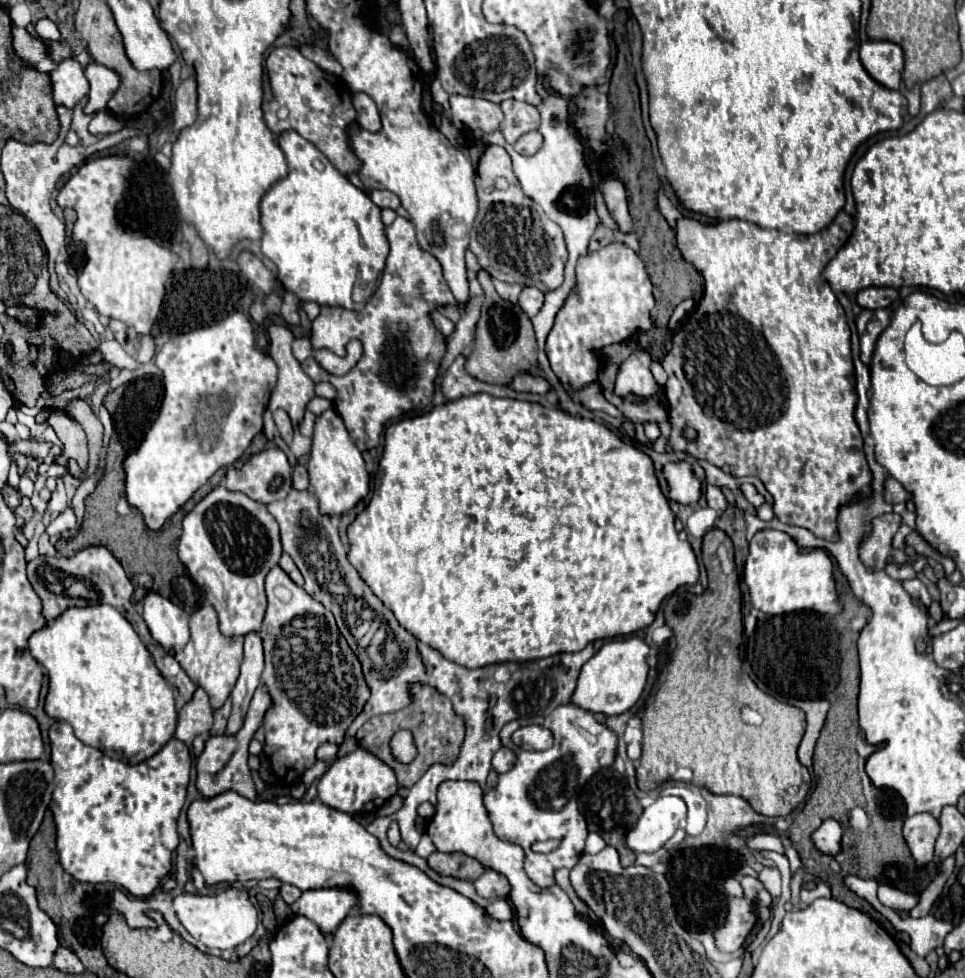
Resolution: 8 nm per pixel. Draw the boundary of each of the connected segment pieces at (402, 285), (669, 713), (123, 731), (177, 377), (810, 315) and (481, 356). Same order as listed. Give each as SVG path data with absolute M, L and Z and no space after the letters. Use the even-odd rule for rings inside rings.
M397 216L395 222L385 228L385 234L391 250L381 282L367 306L361 310L323 306L321 314L313 322L313 350L329 348L333 352L343 352L349 338L357 338L363 344L359 364L345 376L323 374L323 368L315 362L315 358L307 358L301 364L313 382L331 382L337 388L337 398L333 402L335 410L343 418L351 440L361 452L379 444L383 426L387 426L391 418L401 418L415 408L425 408L431 404L435 392L433 380L447 344L445 338L435 330L429 312L437 306L455 302L449 286L443 280L441 264L429 252L423 252L417 246L415 228L409 220ZM369 420L373 424L373 432L369 432Z
M717 528L709 530L702 540L702 558L708 574L708 588L703 593L705 618L709 618L709 622L707 628L703 628L703 632L697 632L697 636L689 636L689 640L677 640L677 648L671 654L667 677L657 692L646 702L642 718L643 739L639 764L645 772L651 772L655 776L657 784L667 782L677 768L689 768L693 772L691 784L695 786L703 786L713 794L741 796L749 800L751 808L757 814L763 816L787 816L805 800L805 796L811 790L809 770L797 760L797 746L805 732L805 714L795 706L773 700L773 696L761 692L753 684L753 680L747 674L743 674L740 658L743 634L742 596L741 592L737 591L740 577L735 575L733 545L726 542L732 541L723 530ZM743 704L761 712L765 722L761 726L749 726L743 720L739 720L739 708Z
M99 604L69 608L53 624L35 632L29 638L29 648L33 658L45 666L49 676L45 712L55 720L69 722L81 742L101 748L109 758L117 756L129 764L139 764L141 760L155 756L173 738L177 726L173 690L159 674L153 656L143 646L133 626L113 606Z
M235 312L213 326L171 336L155 354L155 364L163 372L163 406L149 432L145 432L145 440L123 460L127 500L143 514L149 530L159 530L199 486L219 468L233 464L247 450L251 440L263 430L263 412L276 386L278 373L274 361L267 360L265 353L256 347L253 322L243 312Z
M839 212L837 218L821 232L803 236L795 232L779 232L779 230L765 230L753 222L745 220L725 220L717 224L701 224L693 218L681 218L677 222L677 248L681 256L691 262L701 276L705 278L705 292L697 308L685 318L685 322L679 324L679 328L673 332L673 344L671 350L665 354L661 366L667 372L667 384L665 384L665 396L669 402L669 424L671 424L671 436L667 440L669 448L673 452L689 452L699 460L707 460L721 468L727 474L733 476L745 476L745 472L753 472L767 488L767 492L773 496L773 510L779 522L801 526L813 532L817 538L837 542L837 512L841 506L855 502L857 496L869 498L871 496L871 470L867 466L865 454L863 454L863 438L859 432L859 426L855 422L855 404L857 404L857 392L855 392L855 368L851 358L851 330L847 326L845 310L839 304L835 292L823 278L823 270L827 262L837 254L841 246L849 240L853 232L853 218L847 212ZM691 426L697 432L697 440L691 444L683 438L683 428Z
M481 270L477 276L485 292L485 302L481 306L481 318L475 328L475 346L473 352L467 356L467 372L481 382L509 384L515 374L519 374L521 370L531 370L535 366L529 358L529 354L537 354L535 332L525 312L517 304L503 300L495 292L491 276L485 270Z

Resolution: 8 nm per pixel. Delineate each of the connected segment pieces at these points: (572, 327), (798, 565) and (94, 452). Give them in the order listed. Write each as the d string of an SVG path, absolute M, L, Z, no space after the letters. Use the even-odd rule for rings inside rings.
M611 242L601 250L579 256L575 276L577 284L555 316L545 352L551 362L551 370L561 382L569 382L573 388L583 388L585 382L597 380L601 370L601 362L593 350L625 342L637 330L649 330L649 312L655 306L655 300L653 286L641 258L621 242ZM581 360L585 362L583 366L579 366Z
M761 530L753 536L745 562L745 582L749 586L753 606L771 616L797 610L813 610L827 616L841 612L841 602L837 598L833 578L833 564L827 552L801 550L795 540L779 530Z
M73 398L65 408L63 408L75 422L79 422L79 426L85 430L87 434L87 442L89 442L89 468L87 468L87 478L95 474L97 464L99 464L99 454L101 454L101 438L103 438L103 428L101 422L97 420L97 416L93 414L91 406L81 400L81 398Z

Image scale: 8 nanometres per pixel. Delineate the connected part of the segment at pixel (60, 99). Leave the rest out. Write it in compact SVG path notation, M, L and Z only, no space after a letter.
M73 58L59 62L57 68L49 74L49 78L55 104L75 108L75 104L79 104L79 100L89 92L89 82L83 74L83 68Z

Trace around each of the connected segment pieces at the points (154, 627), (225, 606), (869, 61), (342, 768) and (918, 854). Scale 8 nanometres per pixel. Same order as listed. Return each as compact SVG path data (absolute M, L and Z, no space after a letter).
M149 592L143 600L143 620L153 640L169 654L181 652L189 642L189 614L155 592Z
M217 486L183 518L183 534L177 546L177 554L193 582L205 592L209 604L215 608L221 632L225 636L247 636L249 632L257 632L261 628L267 608L265 576L283 554L279 524L267 512L265 504L251 500L243 492L229 492L225 486Z
M869 40L859 46L859 56L865 70L883 86L897 90L903 72L903 50L887 40Z
M357 748L355 752L339 758L329 766L325 776L317 784L317 792L323 804L347 814L377 812L399 790L395 772L371 752Z
M915 814L905 820L903 836L917 868L923 868L933 860L933 844L939 836L939 822L931 814Z

